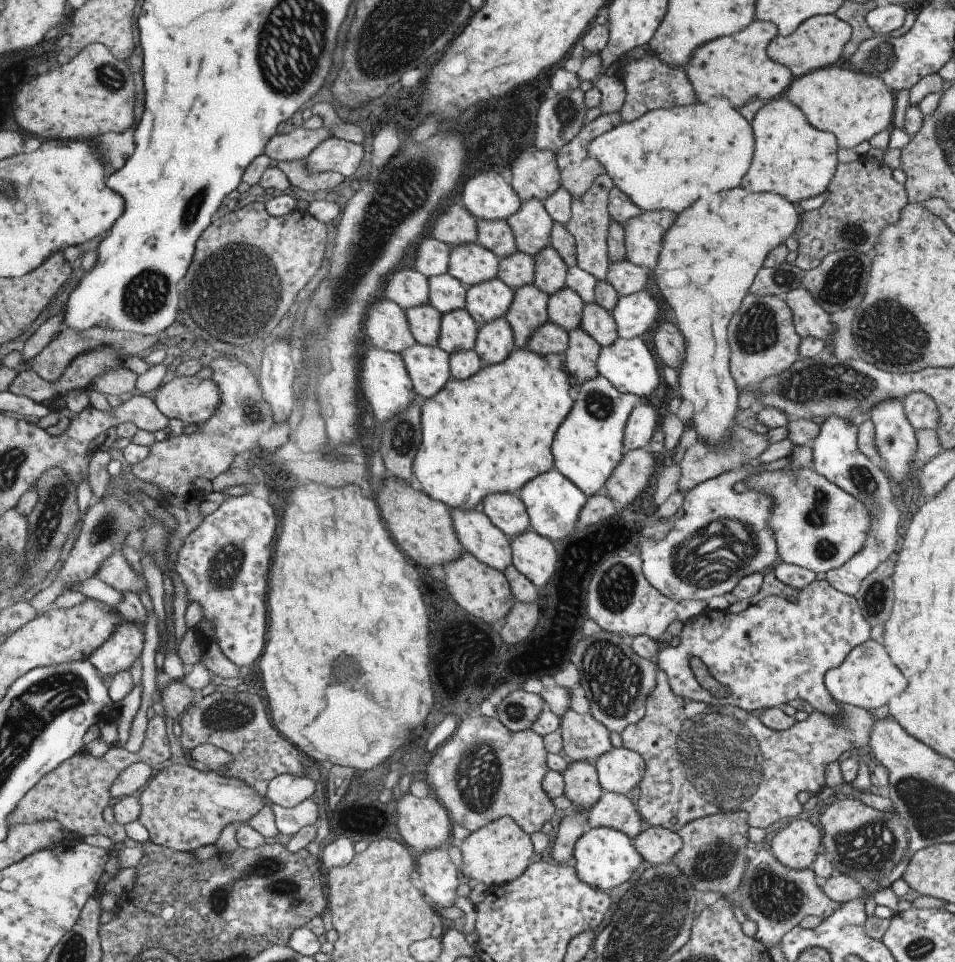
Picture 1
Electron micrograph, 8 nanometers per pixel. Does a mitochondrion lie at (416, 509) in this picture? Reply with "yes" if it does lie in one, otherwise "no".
no

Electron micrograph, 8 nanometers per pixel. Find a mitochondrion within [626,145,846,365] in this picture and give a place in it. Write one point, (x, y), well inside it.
(757, 329)

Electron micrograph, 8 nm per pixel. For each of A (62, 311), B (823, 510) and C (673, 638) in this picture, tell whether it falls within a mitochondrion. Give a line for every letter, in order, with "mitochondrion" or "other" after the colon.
A: other
B: mitochondrion
C: other

